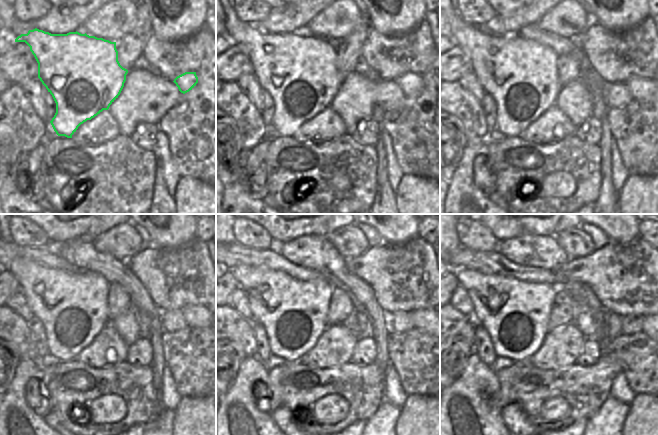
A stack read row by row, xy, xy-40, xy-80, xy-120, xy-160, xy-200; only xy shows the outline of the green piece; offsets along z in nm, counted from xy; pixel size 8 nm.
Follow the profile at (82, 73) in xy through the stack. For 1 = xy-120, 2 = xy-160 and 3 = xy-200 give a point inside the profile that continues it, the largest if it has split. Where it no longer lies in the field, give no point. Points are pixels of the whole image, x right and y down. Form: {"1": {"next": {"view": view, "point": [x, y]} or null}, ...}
{"1": {"next": {"view": "xy-120", "point": [72, 305]}}, "2": {"next": {"view": "xy-160", "point": [294, 313]}}, "3": {"next": {"view": "xy-200", "point": [515, 313]}}}

